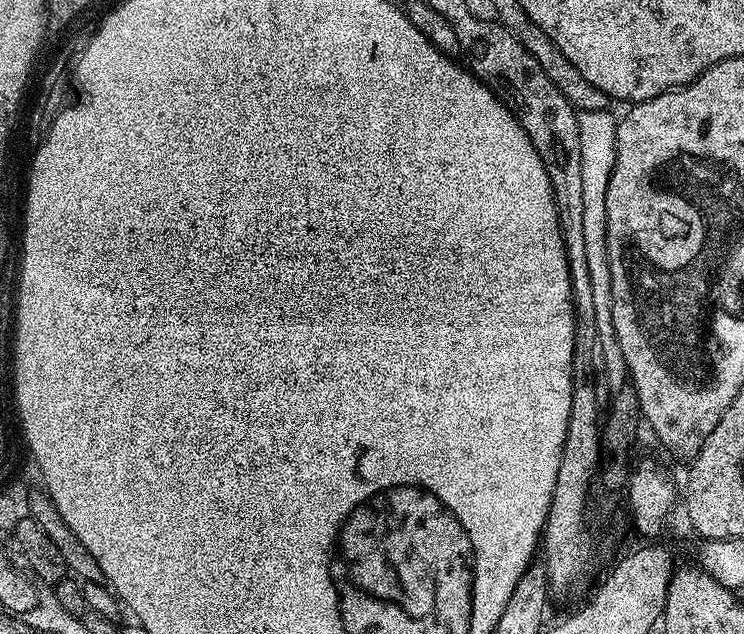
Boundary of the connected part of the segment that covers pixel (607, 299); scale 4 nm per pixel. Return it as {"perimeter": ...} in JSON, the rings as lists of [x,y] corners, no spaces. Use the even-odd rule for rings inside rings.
{"perimeter":[[[590,110],[578,115],[578,142],[582,142],[582,223],[585,240],[585,257],[590,270],[590,283],[594,298],[594,310],[597,321],[608,322],[612,319],[612,283],[610,282],[610,262],[608,261],[608,247],[606,246],[606,191],[610,186],[610,174],[614,170],[616,161],[616,126],[617,117],[611,116],[611,111]]]}

